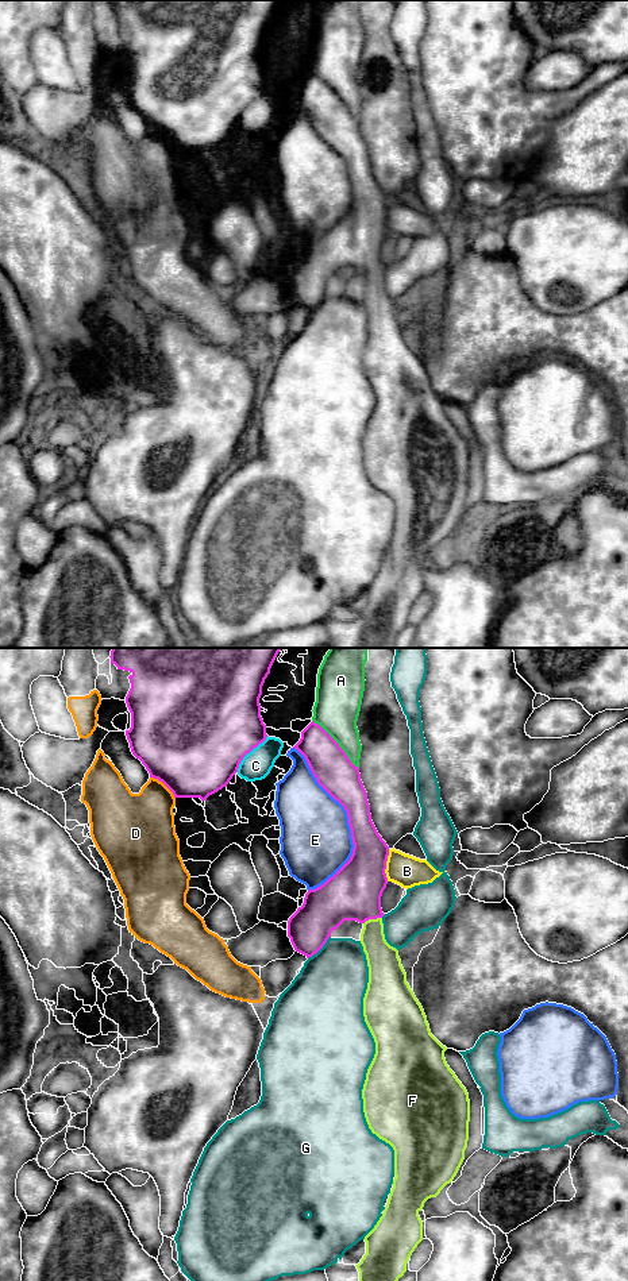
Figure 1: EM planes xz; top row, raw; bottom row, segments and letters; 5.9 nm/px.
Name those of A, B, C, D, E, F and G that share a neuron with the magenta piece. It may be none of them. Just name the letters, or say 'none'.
F

